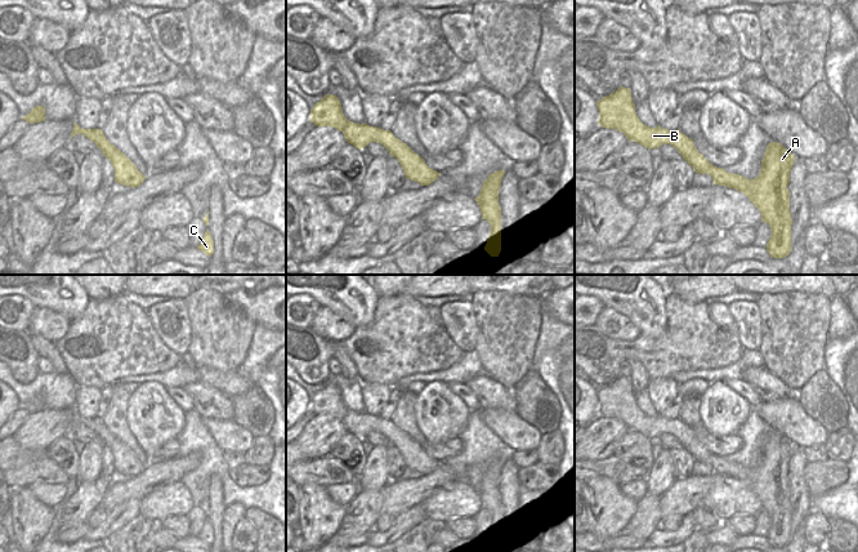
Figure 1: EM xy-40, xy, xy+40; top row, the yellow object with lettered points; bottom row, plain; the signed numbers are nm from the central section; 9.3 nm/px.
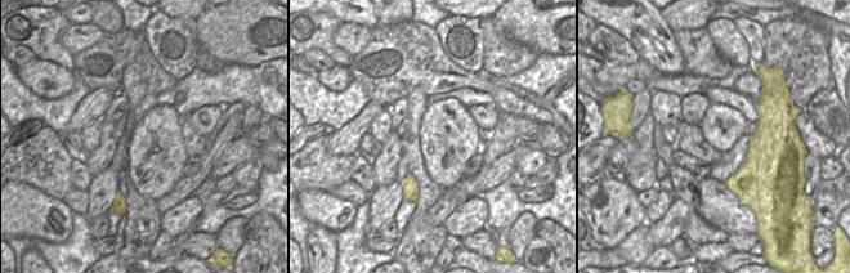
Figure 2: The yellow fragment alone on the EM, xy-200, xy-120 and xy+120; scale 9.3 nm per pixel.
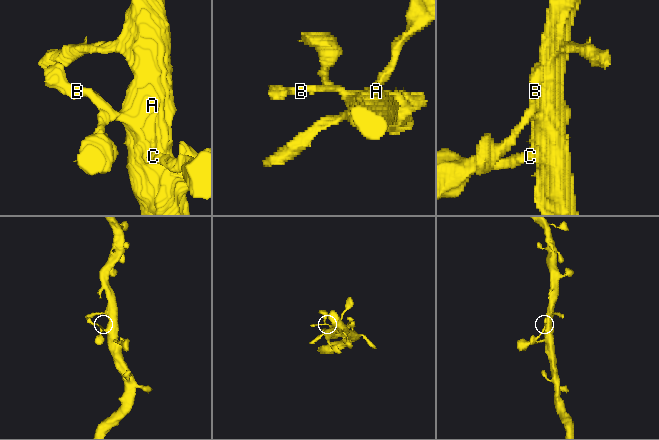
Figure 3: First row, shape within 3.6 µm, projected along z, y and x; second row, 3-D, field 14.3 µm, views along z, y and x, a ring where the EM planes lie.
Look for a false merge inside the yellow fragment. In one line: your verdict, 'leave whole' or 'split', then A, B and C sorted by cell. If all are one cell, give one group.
leave whole | A B C

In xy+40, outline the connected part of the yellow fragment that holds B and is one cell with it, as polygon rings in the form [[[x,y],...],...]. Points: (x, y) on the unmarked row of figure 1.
[[[620,375],[615,382],[602,386],[596,391],[599,399],[598,413],[605,418],[616,418],[631,431],[648,439],[662,433],[671,433],[698,463],[710,463],[714,473],[727,475],[745,482],[760,499],[761,511],[770,515],[770,527],[767,539],[772,547],[785,547],[791,540],[790,502],[790,460],[795,445],[778,431],[770,431],[761,449],[760,463],[747,468],[739,463],[727,462],[716,457],[696,437],[692,427],[679,418],[670,420],[644,414],[636,401],[629,377]]]

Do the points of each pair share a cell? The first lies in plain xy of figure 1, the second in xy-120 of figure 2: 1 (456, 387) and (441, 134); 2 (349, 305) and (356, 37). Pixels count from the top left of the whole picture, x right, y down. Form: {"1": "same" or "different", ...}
{"1": "different", "2": "different"}

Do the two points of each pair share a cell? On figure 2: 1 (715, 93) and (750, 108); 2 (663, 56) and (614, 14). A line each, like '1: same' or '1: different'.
1: same
2: same

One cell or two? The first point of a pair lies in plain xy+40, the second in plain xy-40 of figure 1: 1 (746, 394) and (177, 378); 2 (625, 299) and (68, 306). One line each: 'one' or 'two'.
1: two
2: one

